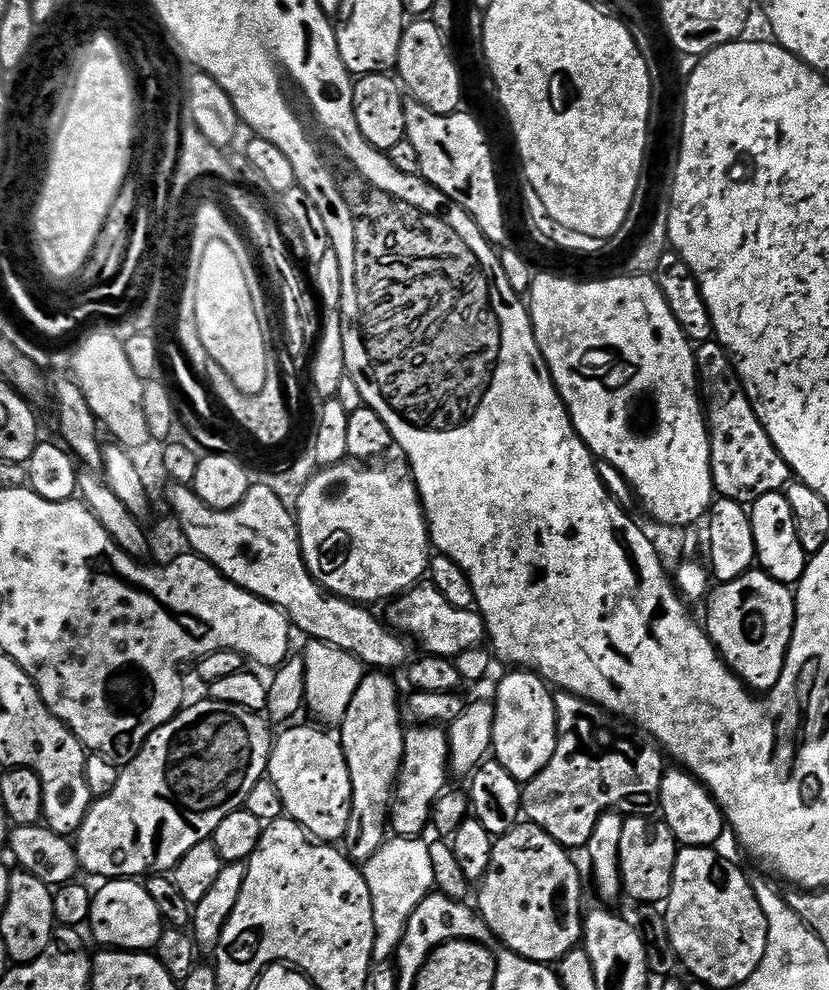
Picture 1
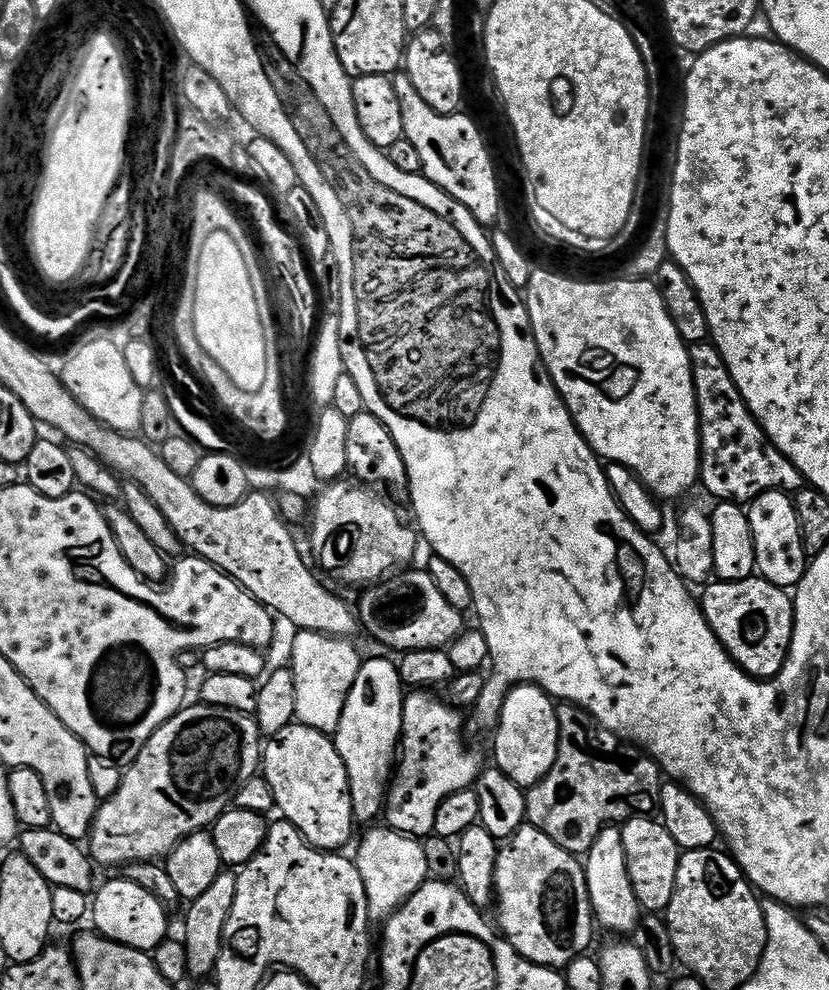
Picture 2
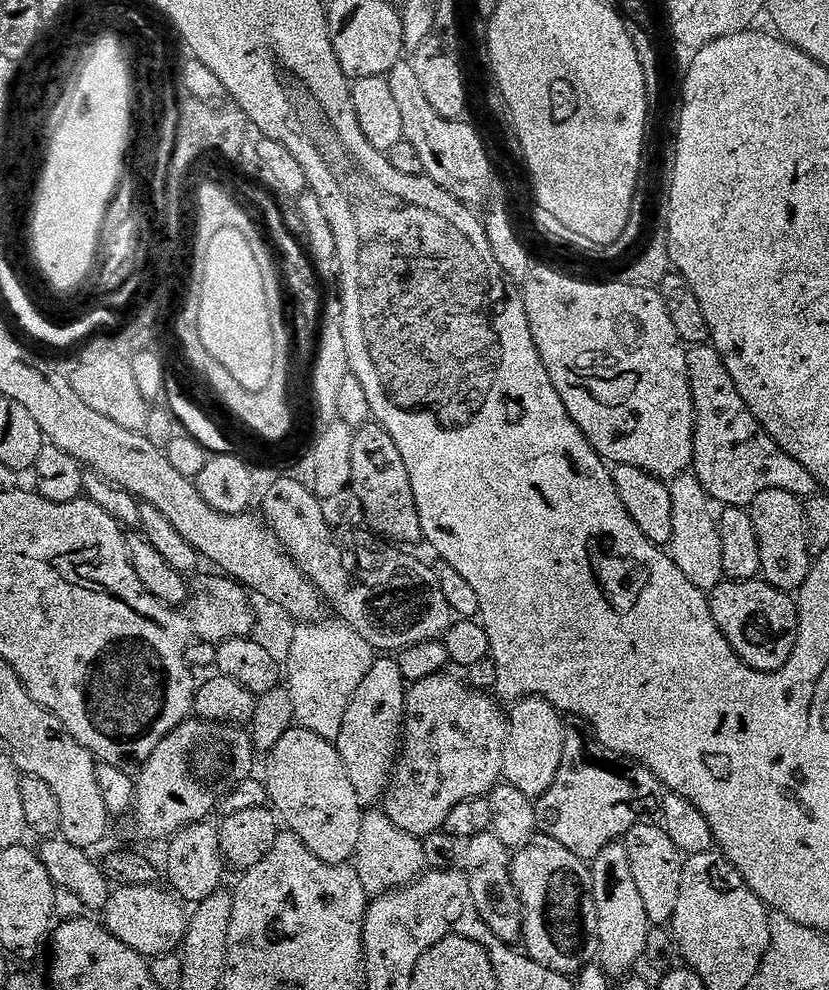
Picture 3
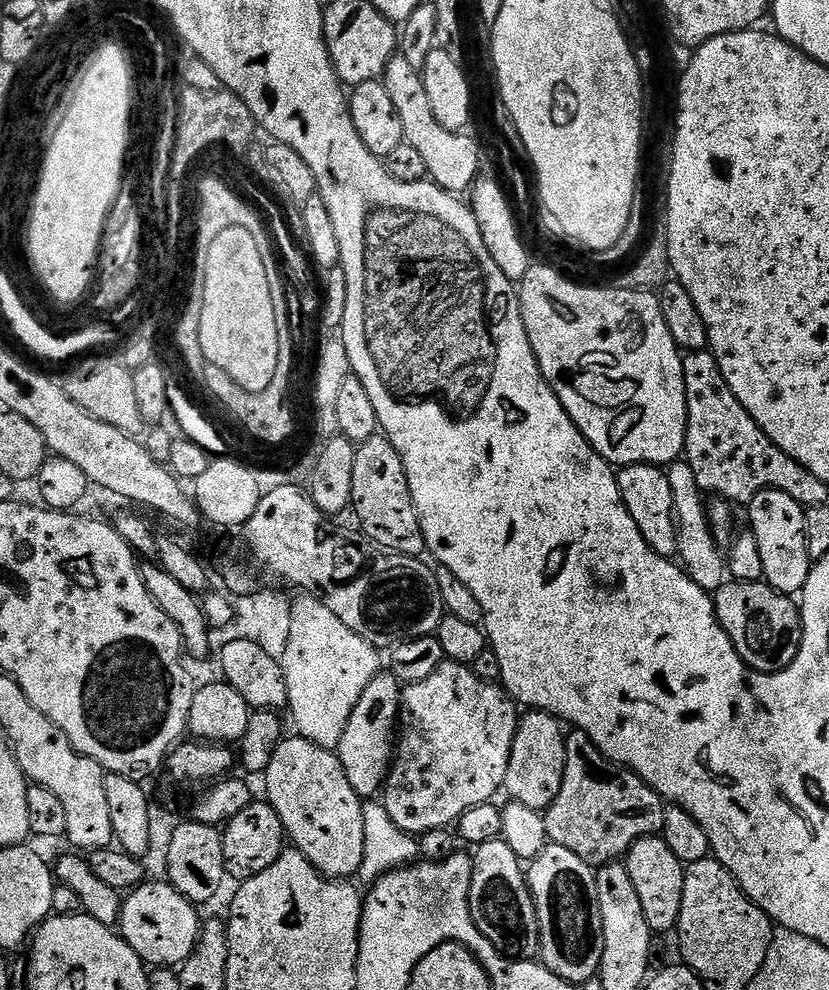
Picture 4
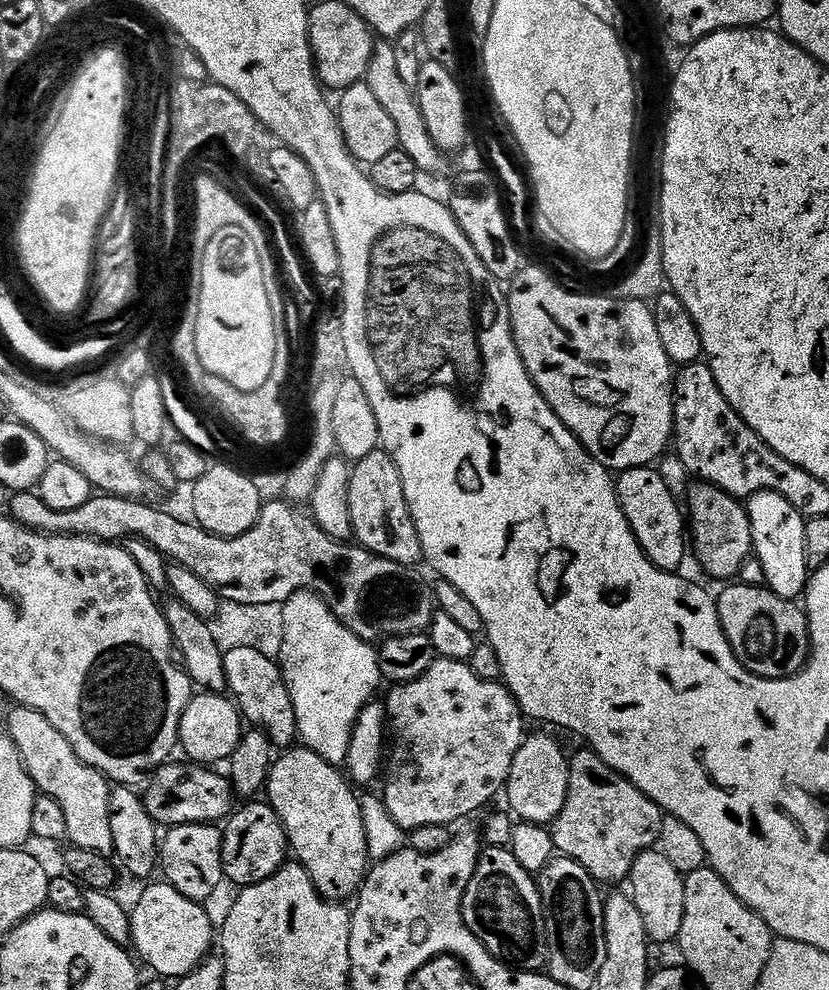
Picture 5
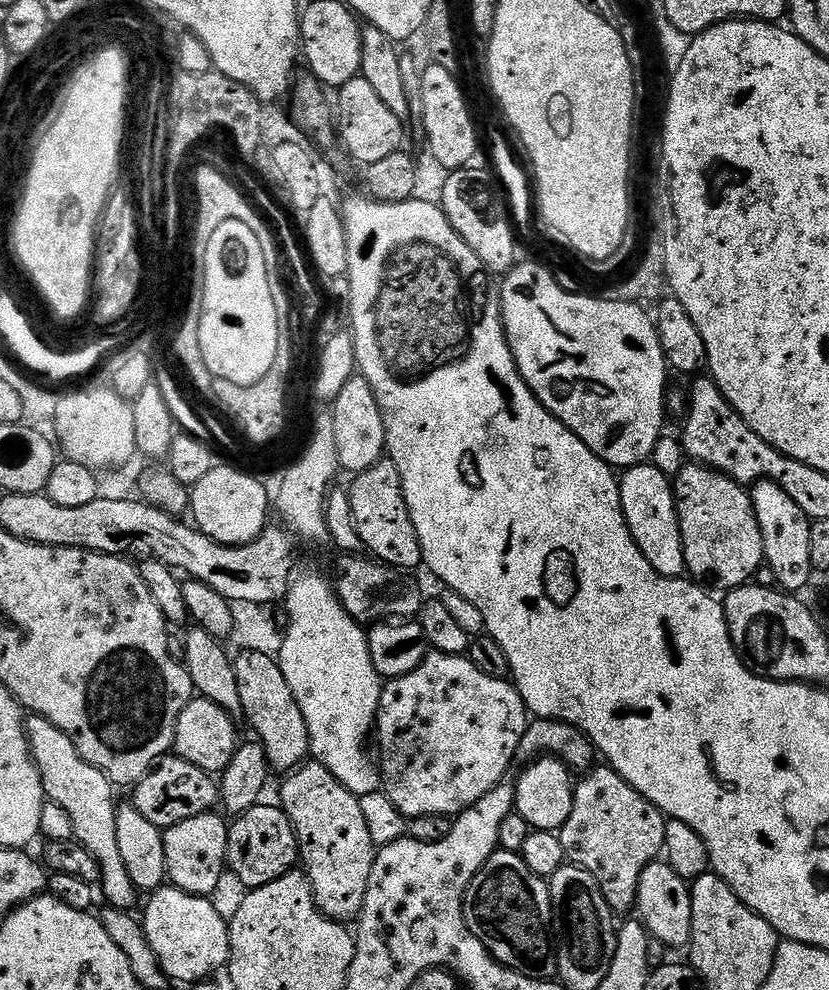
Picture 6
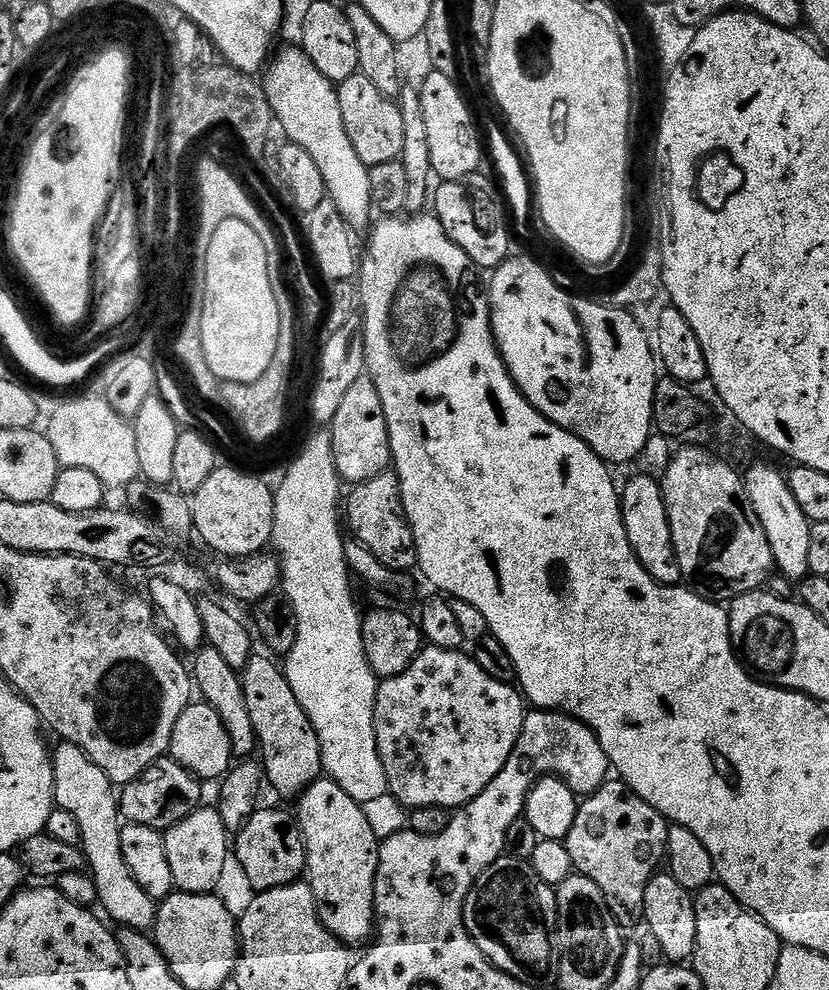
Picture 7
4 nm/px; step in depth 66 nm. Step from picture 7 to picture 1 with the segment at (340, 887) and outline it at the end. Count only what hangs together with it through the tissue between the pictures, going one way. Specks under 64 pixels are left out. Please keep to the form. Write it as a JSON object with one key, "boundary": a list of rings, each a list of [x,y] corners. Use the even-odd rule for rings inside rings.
{"boundary":[[[288,728],[281,736],[279,733],[268,759],[266,778],[276,787],[287,819],[299,824],[309,837],[320,842],[340,842],[345,839],[351,814],[351,776],[340,741],[335,735],[327,736],[316,728]]]}

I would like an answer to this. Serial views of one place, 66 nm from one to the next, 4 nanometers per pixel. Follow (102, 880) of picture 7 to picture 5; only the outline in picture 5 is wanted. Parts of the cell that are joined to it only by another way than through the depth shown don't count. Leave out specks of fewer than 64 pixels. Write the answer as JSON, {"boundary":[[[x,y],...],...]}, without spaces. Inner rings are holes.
{"boundary":[[[23,706],[13,707],[13,712],[6,716],[8,731],[12,733],[12,741],[20,751],[22,762],[36,783],[37,789],[45,796],[53,796],[66,810],[66,830],[68,840],[75,847],[111,853],[114,849],[114,834],[110,834],[110,781],[103,772],[91,768],[78,754],[74,754],[74,746],[66,742],[64,735],[38,710]]]}

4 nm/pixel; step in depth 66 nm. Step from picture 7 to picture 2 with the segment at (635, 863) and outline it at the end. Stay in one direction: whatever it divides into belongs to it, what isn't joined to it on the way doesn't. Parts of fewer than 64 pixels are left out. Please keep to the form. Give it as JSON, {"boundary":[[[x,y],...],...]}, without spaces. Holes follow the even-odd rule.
{"boundary":[[[561,703],[556,712],[560,723],[558,758],[554,758],[550,774],[546,774],[546,778],[535,787],[527,789],[526,820],[554,838],[562,850],[580,858],[590,850],[590,846],[594,846],[604,828],[620,826],[633,816],[657,811],[662,773],[660,767],[647,758],[641,758],[637,764],[627,768],[624,764],[591,756],[588,753],[588,732],[580,725],[586,720],[585,713],[566,703]]]}

